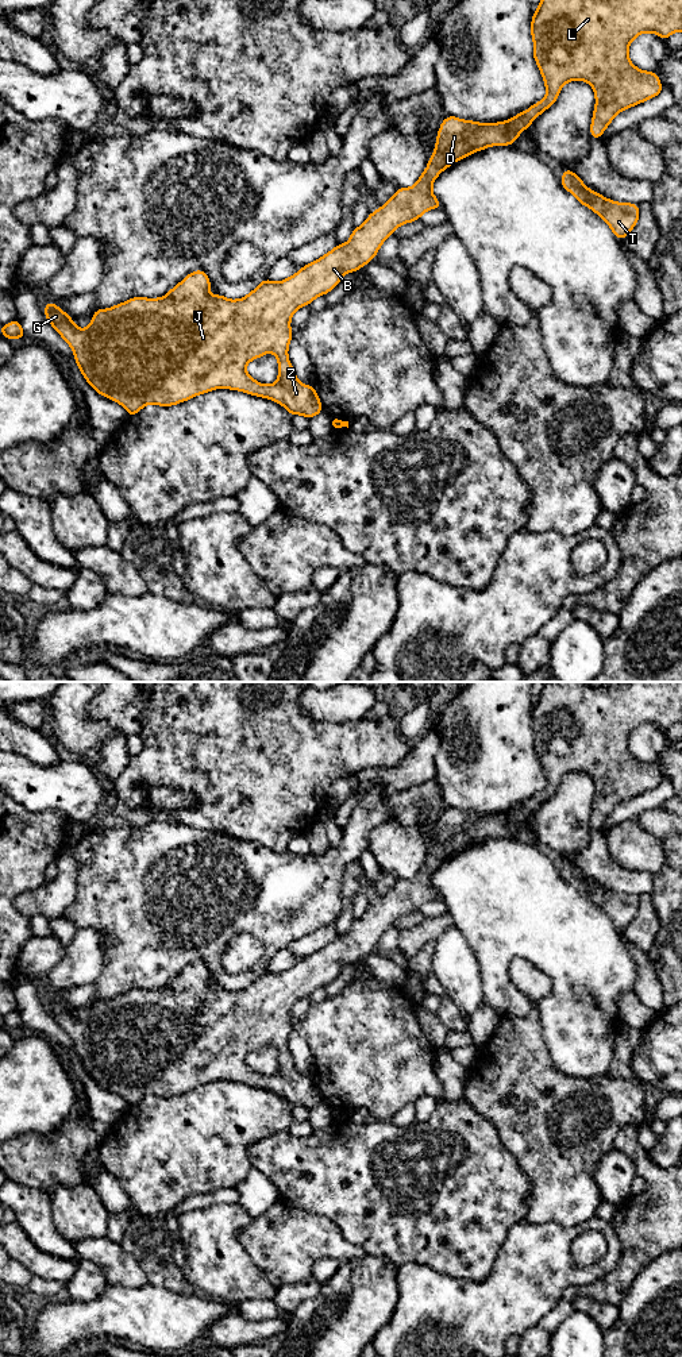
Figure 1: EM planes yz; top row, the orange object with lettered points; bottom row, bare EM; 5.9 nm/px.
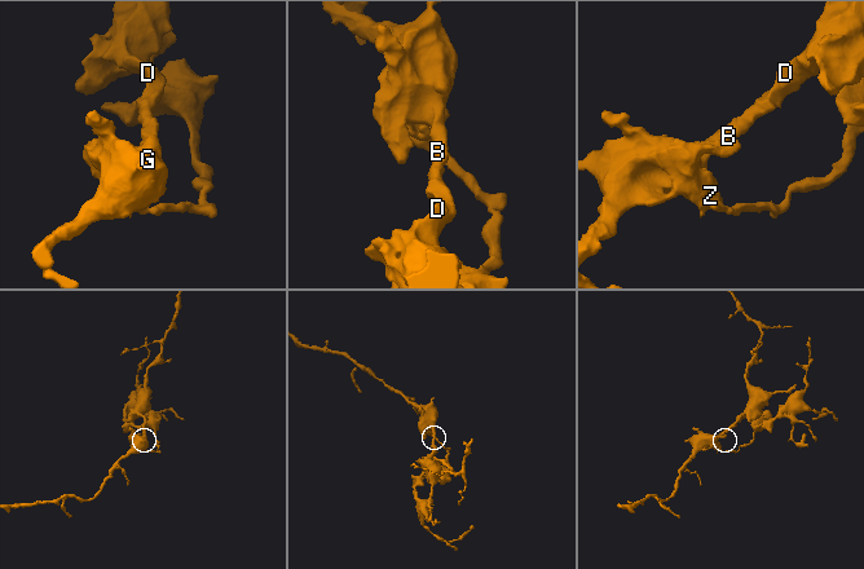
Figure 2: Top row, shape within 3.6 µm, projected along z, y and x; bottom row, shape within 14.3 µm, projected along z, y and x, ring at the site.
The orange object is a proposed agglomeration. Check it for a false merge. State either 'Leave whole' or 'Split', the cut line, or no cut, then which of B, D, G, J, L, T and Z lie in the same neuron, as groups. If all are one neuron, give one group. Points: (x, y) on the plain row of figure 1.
Split. Split along yz (342, 1113), (339, 1118). Groups: B D G J L Z / T

